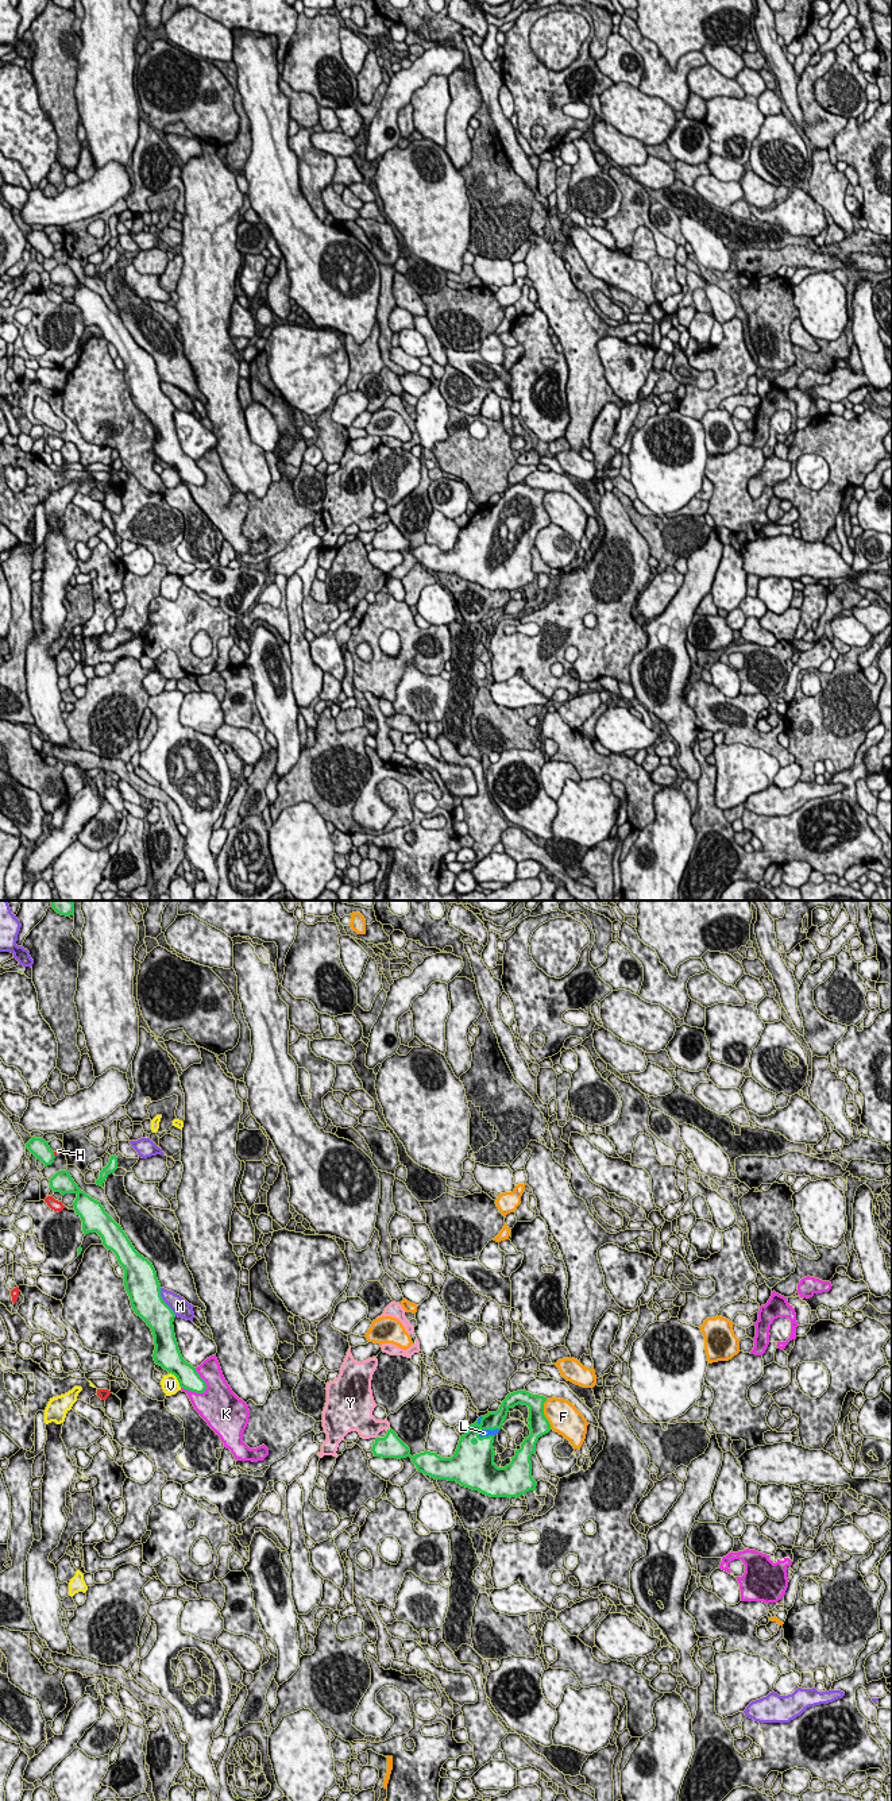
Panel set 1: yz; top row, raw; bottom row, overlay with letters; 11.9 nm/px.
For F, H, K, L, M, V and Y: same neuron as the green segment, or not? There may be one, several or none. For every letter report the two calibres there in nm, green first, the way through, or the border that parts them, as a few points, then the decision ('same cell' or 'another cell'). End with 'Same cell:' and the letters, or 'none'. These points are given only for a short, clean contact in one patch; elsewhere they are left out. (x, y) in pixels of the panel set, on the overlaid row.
F: calibres 240 and 360 nm; another cell
H: calibres 220 and 30 nm; border yz (53, 1152), (54, 1156); another cell
K: calibres 240 and 360 nm; another cell
L: calibres 260 and 100 nm; same cell
M: calibres 380 and 200 nm; another cell
V: calibres 280 and 220 nm; another cell
Y: calibres 280 and 280 nm; another cell
Same cell: L

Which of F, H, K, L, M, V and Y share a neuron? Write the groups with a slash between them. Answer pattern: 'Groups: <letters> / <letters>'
Groups: F / H / K / L / M / V / Y

